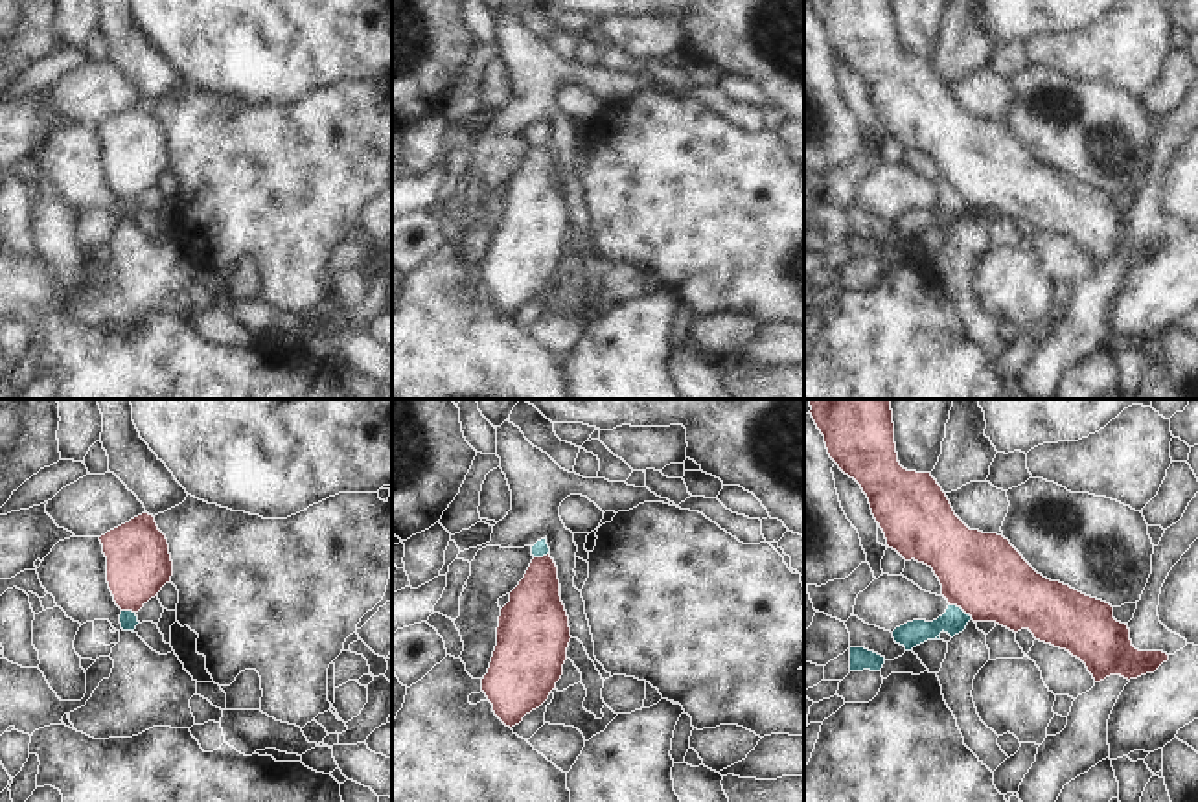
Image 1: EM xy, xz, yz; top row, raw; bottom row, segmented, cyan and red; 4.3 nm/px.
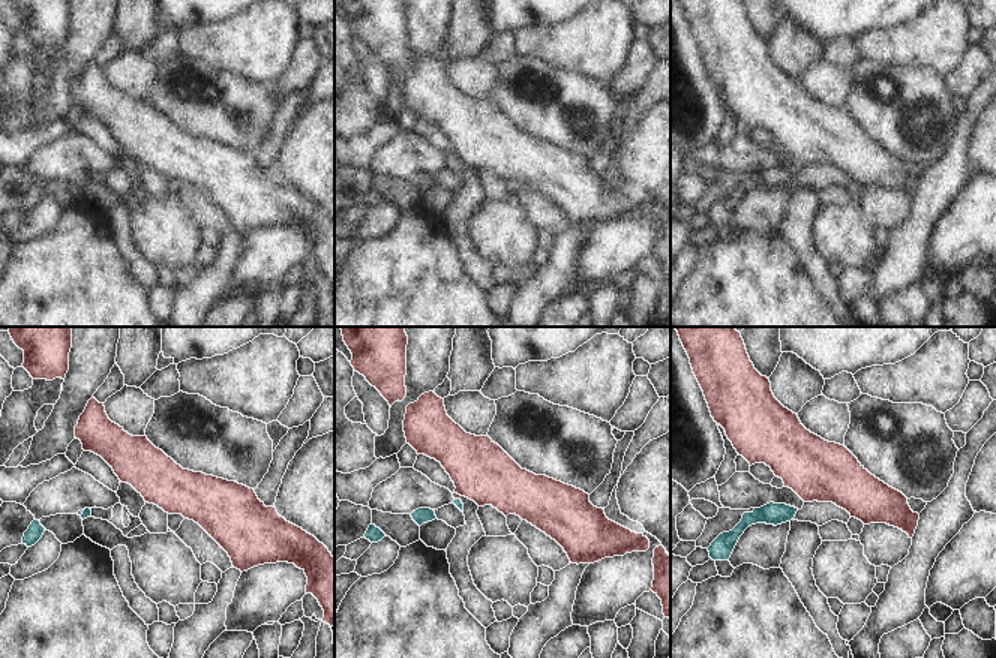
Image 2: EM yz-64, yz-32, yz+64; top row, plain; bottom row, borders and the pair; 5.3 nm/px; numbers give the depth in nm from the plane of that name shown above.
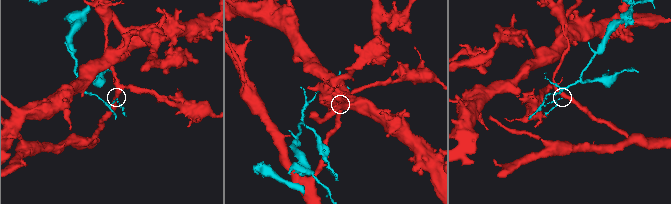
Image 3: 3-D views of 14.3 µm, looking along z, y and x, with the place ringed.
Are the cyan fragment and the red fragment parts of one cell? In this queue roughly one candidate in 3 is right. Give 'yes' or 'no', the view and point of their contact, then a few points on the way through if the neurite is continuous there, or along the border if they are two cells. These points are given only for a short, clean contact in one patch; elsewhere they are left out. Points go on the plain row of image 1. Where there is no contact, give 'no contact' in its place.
no | yz (961, 197) | along yz (950, 192), (956, 192), (972, 206)

